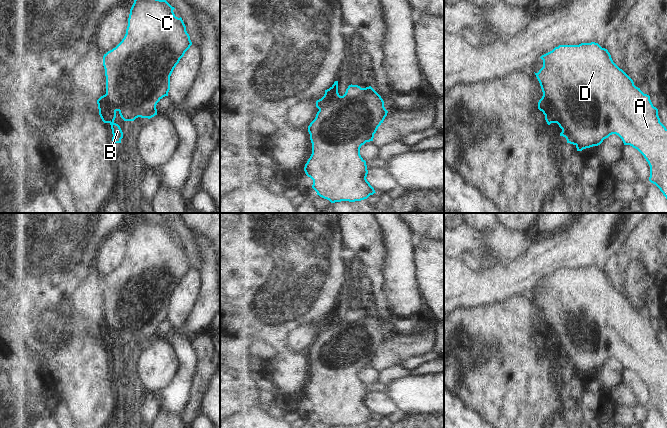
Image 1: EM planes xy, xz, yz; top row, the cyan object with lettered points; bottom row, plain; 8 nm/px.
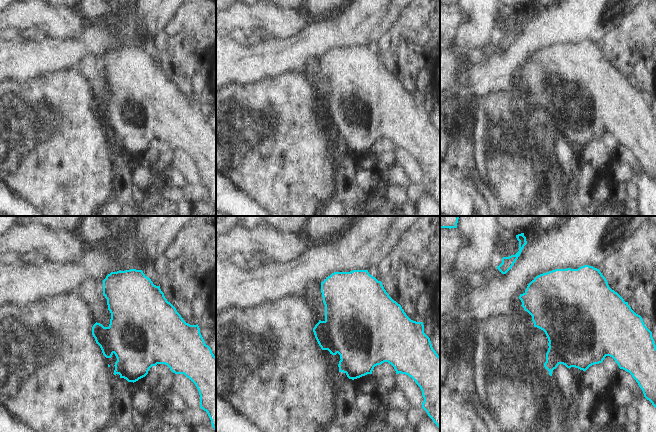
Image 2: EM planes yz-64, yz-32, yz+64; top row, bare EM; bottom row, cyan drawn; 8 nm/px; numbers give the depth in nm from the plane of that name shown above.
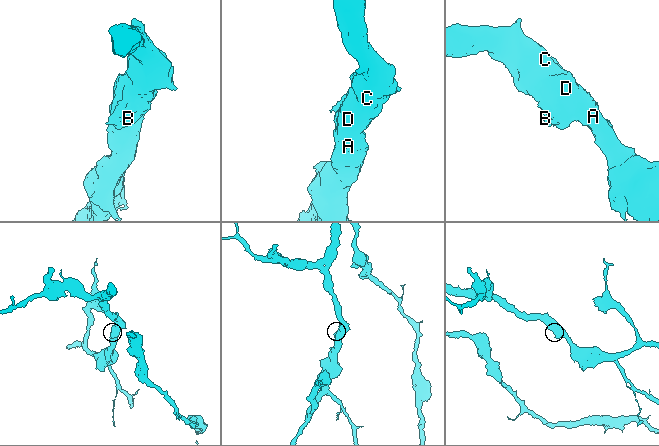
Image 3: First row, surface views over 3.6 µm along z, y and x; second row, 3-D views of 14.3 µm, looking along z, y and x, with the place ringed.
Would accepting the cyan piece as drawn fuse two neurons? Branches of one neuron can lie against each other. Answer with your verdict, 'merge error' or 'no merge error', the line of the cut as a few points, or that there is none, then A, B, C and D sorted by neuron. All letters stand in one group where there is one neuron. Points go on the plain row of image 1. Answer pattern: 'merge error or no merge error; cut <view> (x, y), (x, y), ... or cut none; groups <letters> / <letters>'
no merge error; cut none; groups A B C D

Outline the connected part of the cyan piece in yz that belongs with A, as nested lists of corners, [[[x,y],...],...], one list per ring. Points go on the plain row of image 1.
[[[591,266],[581,267],[579,269],[559,269],[552,275],[542,279],[540,282],[543,284],[543,291],[539,294],[538,297],[535,297],[535,299],[540,307],[543,320],[538,326],[538,333],[545,339],[547,348],[550,349],[551,347],[557,347],[562,353],[560,360],[565,361],[567,367],[575,369],[577,375],[582,375],[586,372],[598,370],[603,366],[604,363],[608,362],[612,358],[618,359],[622,363],[624,369],[632,370],[644,380],[650,390],[649,405],[655,408],[667,423],[667,353],[660,346],[658,333],[653,330],[650,324],[650,320],[644,318],[640,312],[634,309],[633,304],[613,286],[608,274],[602,272],[598,267]]]

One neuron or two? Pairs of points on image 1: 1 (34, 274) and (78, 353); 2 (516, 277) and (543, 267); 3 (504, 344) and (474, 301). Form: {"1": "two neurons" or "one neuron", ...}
{"1": "one neuron", "2": "one neuron", "3": "two neurons"}

